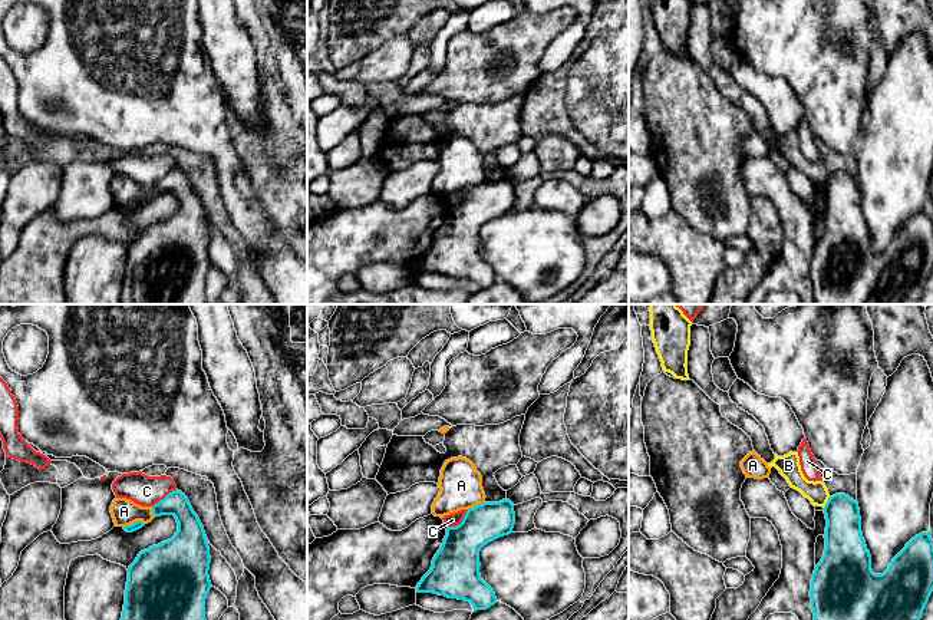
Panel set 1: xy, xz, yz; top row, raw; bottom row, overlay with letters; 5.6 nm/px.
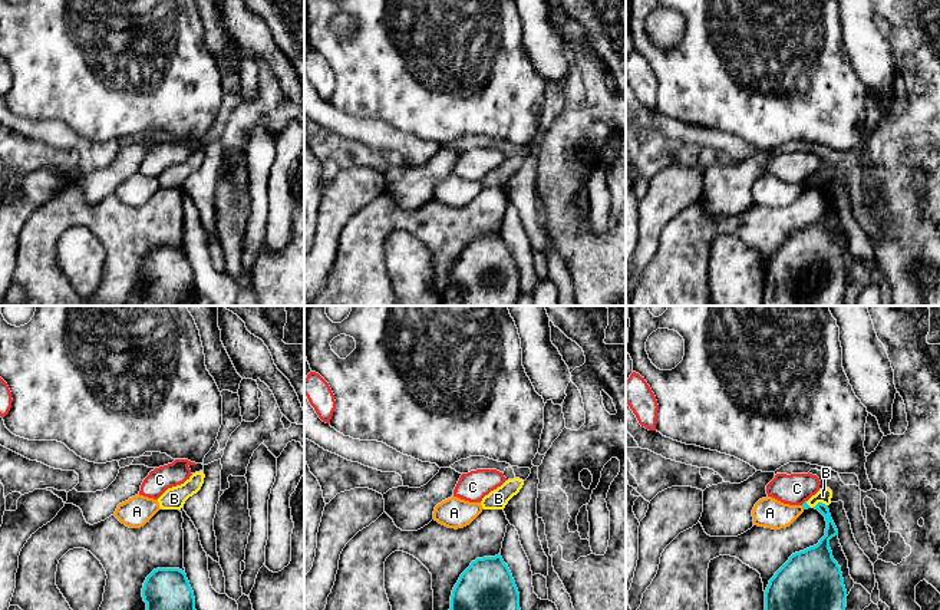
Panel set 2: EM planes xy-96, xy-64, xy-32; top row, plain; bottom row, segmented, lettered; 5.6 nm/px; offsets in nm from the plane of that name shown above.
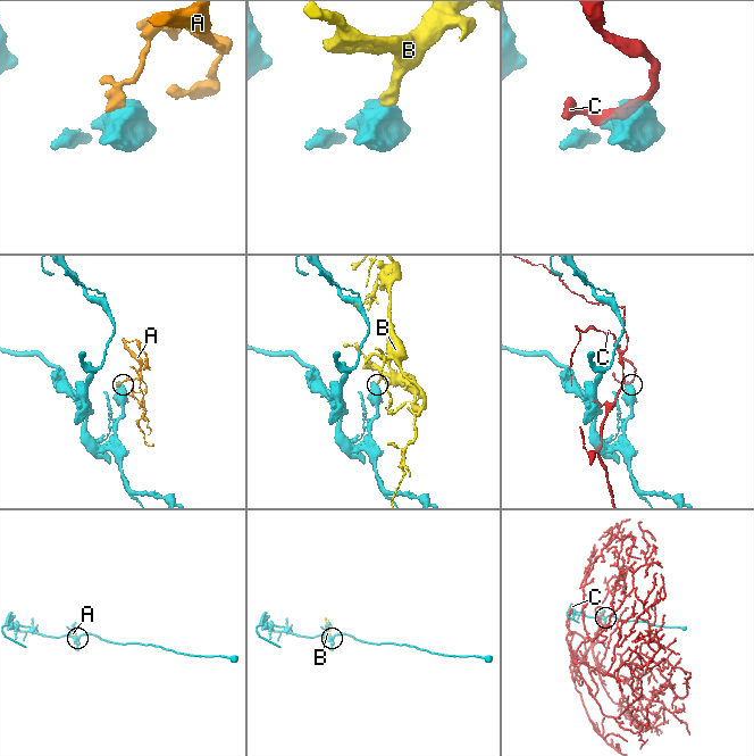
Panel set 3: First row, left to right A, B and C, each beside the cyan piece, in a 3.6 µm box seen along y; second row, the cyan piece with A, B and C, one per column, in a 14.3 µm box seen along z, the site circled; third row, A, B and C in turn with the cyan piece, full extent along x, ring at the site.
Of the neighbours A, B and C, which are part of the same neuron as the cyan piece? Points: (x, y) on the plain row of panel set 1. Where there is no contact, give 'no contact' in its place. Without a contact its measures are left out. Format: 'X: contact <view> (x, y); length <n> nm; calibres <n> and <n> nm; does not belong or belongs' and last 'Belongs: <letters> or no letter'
A: contact xy (134, 201); length 120 nm; calibres 50 and 150 nm; does not belong
B: contact yz (827, 181); length 80 nm; calibres 220 and 120 nm; does not belong
C: contact xz (461, 201); length 160 nm; calibres 260 and 80 nm; does not belong
Belongs: no letter

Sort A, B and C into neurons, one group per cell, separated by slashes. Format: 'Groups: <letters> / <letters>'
Groups: A / B / C

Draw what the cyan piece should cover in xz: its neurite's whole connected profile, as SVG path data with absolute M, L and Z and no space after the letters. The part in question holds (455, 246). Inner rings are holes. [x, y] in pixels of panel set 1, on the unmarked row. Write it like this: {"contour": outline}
{"contour": "M507 177L469 187L459 204L446 207L432 245L418 261L416 270L465 278L474 288L494 284L495 271L479 253L479 230L488 221L511 212L514 202L514 182Z"}

